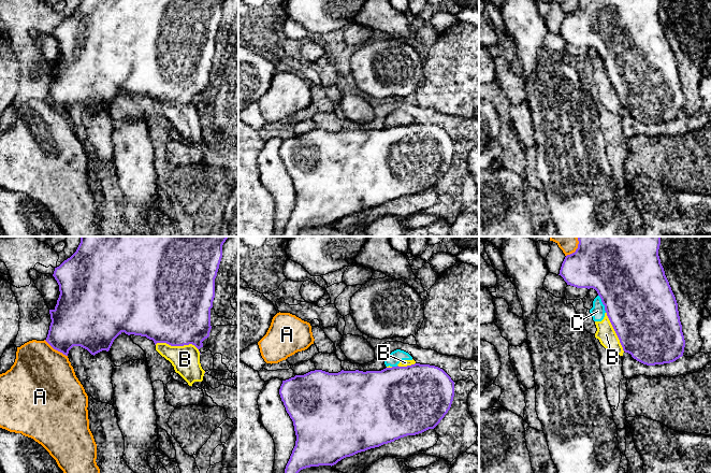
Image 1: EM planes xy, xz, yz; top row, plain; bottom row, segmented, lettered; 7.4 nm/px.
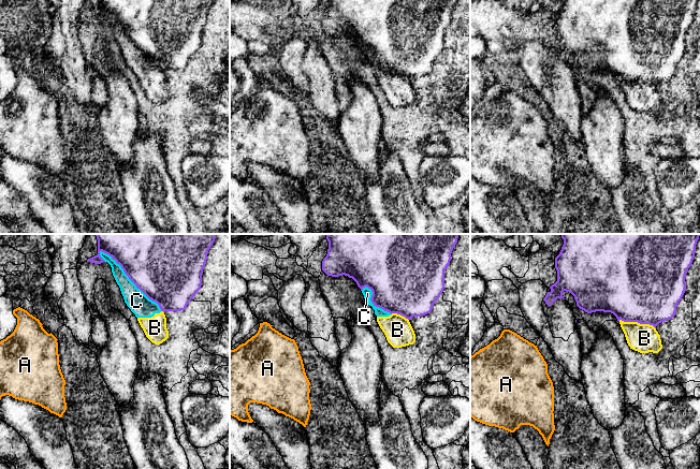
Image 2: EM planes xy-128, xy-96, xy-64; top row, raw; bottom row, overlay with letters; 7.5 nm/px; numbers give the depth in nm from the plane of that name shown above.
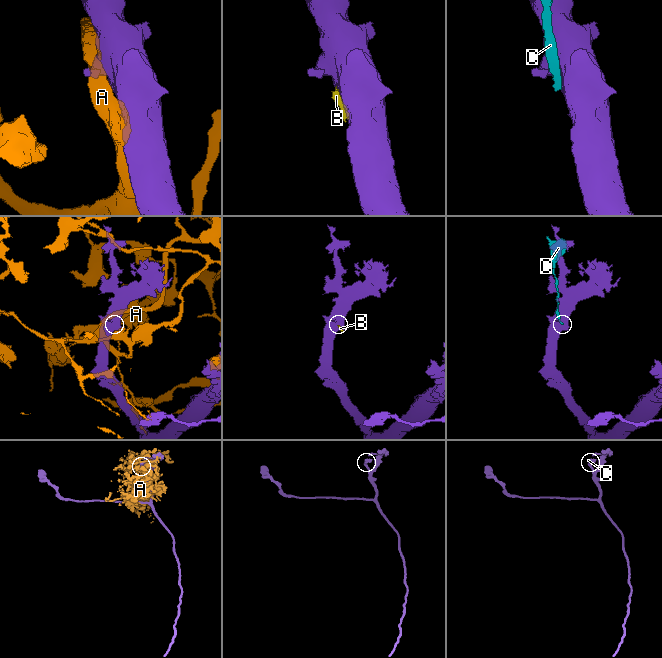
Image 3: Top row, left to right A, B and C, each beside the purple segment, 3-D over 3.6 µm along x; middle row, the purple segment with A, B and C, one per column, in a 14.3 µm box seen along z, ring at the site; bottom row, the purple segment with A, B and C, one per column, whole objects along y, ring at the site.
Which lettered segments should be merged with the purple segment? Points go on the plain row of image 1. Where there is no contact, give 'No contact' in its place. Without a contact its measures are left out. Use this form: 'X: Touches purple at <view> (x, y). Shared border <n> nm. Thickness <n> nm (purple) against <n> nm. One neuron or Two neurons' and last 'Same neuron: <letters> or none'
A: Touches purple at xy (56, 109). Shared border 220 nm. Thickness 360 nm (purple) against 480 nm. Two neurons
B: Touches purple at xy (178, 104). Shared border 360 nm. Thickness 500 nm (purple) against 200 nm. Two neurons
C: Touches purple at yz (603, 62). Shared border 150 nm. Thickness 500 nm (purple) against 110 nm. Two neurons
Same neuron: none

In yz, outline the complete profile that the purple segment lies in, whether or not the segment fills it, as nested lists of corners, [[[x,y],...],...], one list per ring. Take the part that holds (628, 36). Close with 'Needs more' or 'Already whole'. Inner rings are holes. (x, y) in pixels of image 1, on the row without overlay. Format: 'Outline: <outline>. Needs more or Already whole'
Outline: [[[579,0],[576,11],[565,16],[558,33],[567,44],[597,51],[623,110],[647,125],[673,121],[683,115],[685,106],[678,62],[658,15],[659,4],[661,0]]]. Already whole

